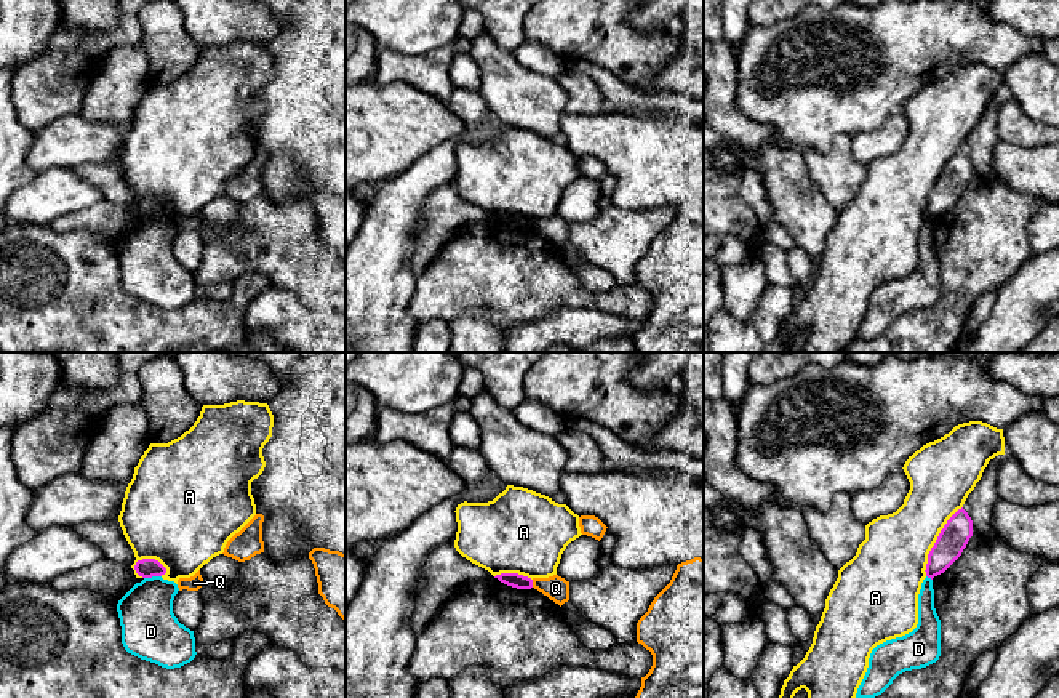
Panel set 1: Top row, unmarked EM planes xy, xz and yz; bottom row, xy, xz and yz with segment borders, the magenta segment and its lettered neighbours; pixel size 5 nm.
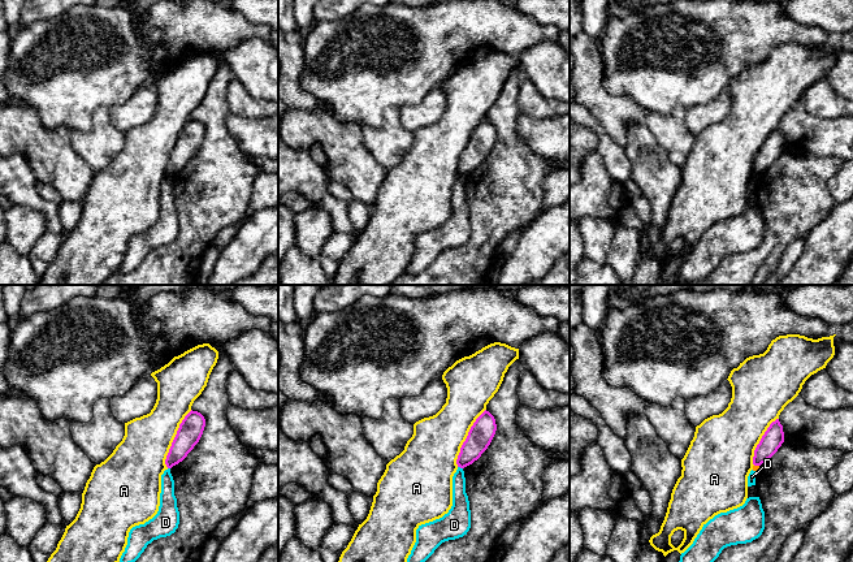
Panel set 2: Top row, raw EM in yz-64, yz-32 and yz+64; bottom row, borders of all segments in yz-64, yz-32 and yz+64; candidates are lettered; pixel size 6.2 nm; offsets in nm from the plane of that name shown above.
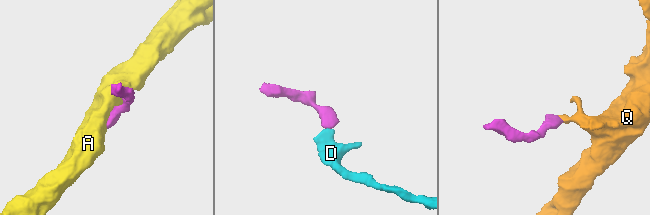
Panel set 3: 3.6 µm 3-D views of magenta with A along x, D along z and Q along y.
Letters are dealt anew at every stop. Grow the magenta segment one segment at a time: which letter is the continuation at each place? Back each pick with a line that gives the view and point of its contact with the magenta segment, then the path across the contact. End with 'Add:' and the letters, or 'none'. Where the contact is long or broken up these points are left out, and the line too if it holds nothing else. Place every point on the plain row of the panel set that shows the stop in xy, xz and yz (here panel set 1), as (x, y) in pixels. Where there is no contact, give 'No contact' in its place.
Add: none

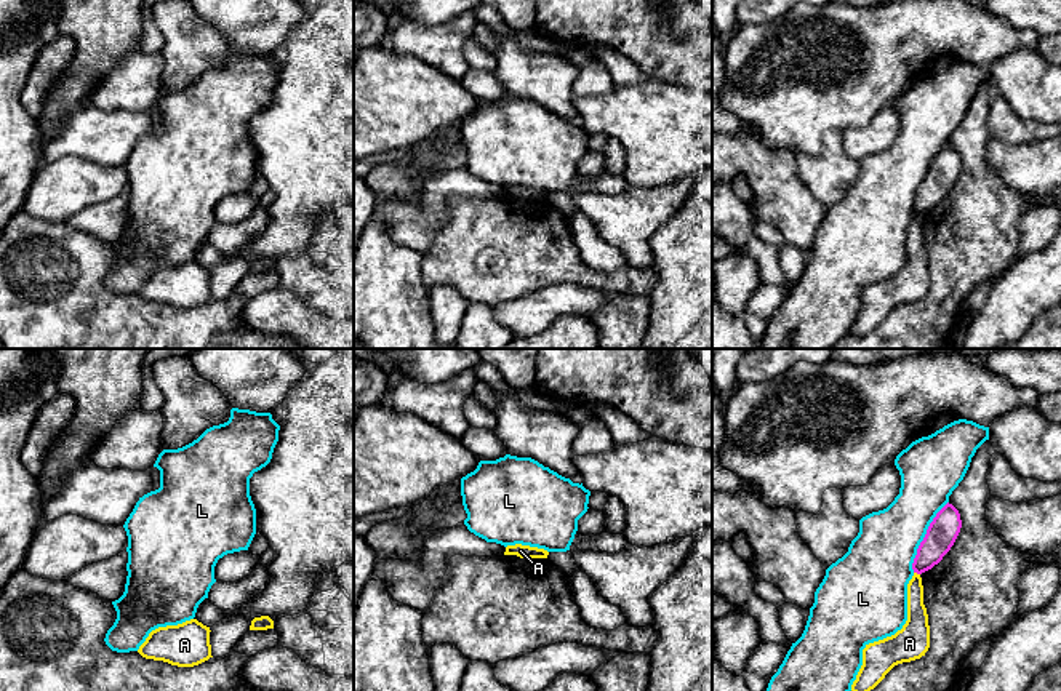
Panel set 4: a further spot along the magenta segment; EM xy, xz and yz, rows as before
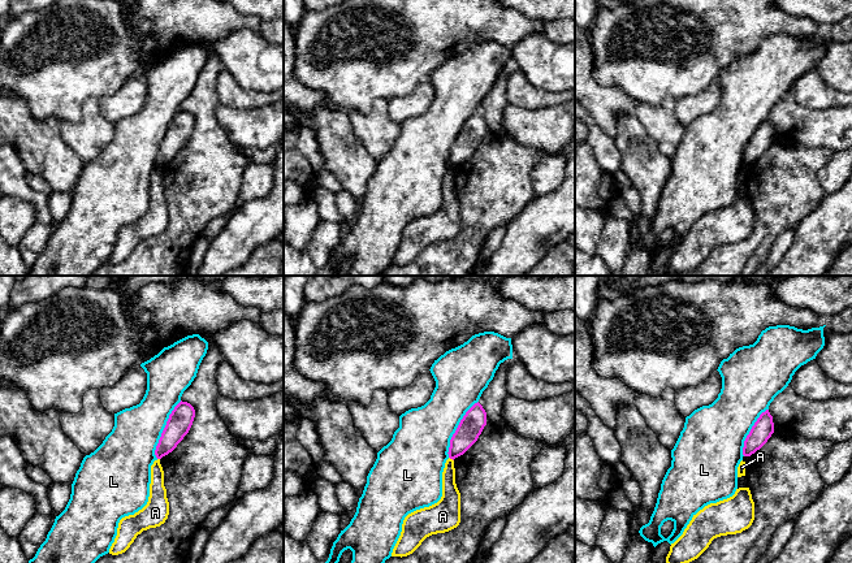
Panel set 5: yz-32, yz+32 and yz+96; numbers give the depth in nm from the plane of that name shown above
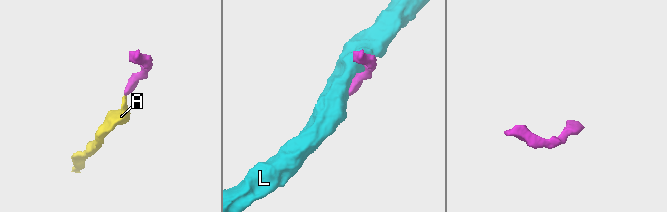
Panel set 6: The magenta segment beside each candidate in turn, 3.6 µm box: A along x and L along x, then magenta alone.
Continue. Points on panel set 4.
Add: none

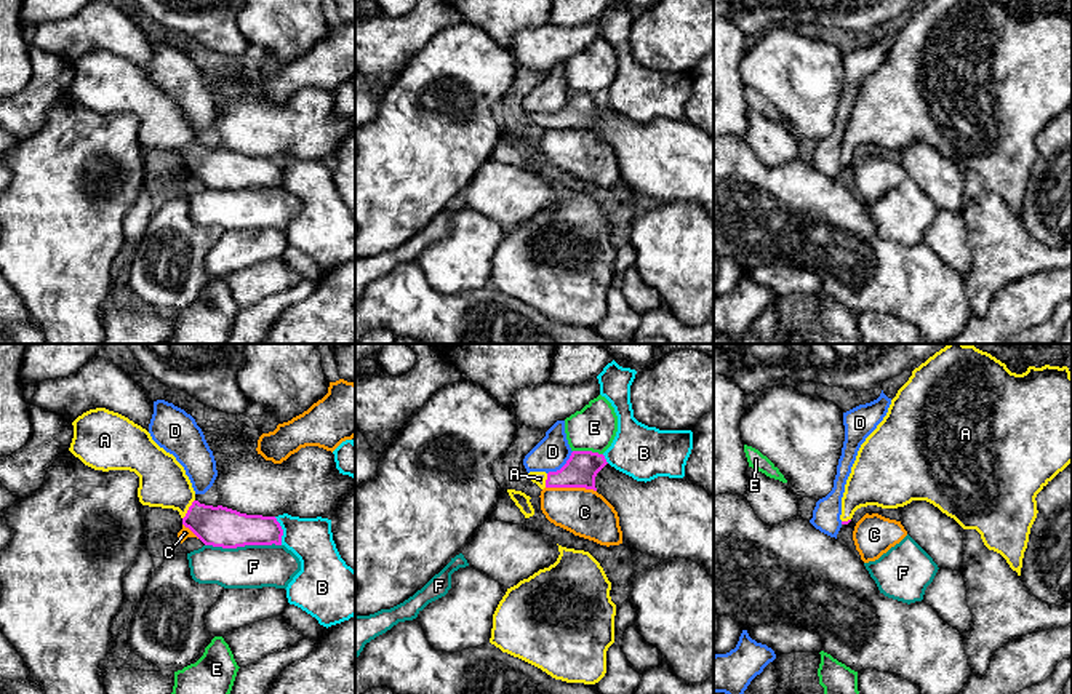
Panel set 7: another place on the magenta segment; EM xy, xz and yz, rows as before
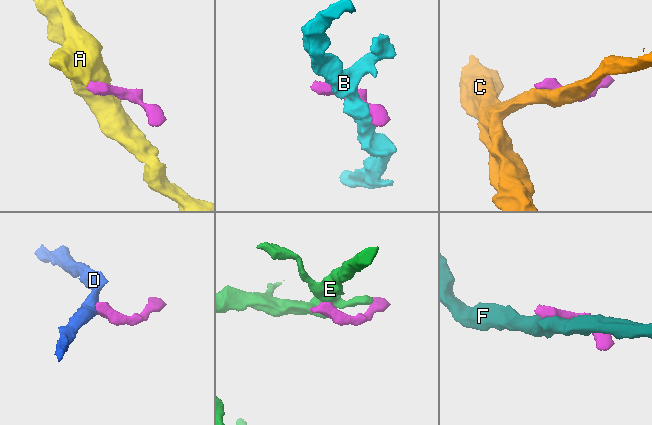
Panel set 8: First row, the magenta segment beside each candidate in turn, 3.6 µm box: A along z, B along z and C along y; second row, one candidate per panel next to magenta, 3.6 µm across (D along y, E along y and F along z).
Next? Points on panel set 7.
A: Touches magenta at xy (189, 151). Path across: xy (220, 168), (199, 160), (189, 151), (164, 125)
Add: A

